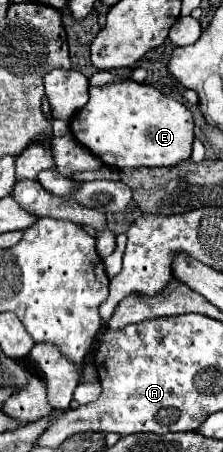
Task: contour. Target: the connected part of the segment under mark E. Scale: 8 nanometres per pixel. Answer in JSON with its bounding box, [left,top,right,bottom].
[70,81,194,171]

